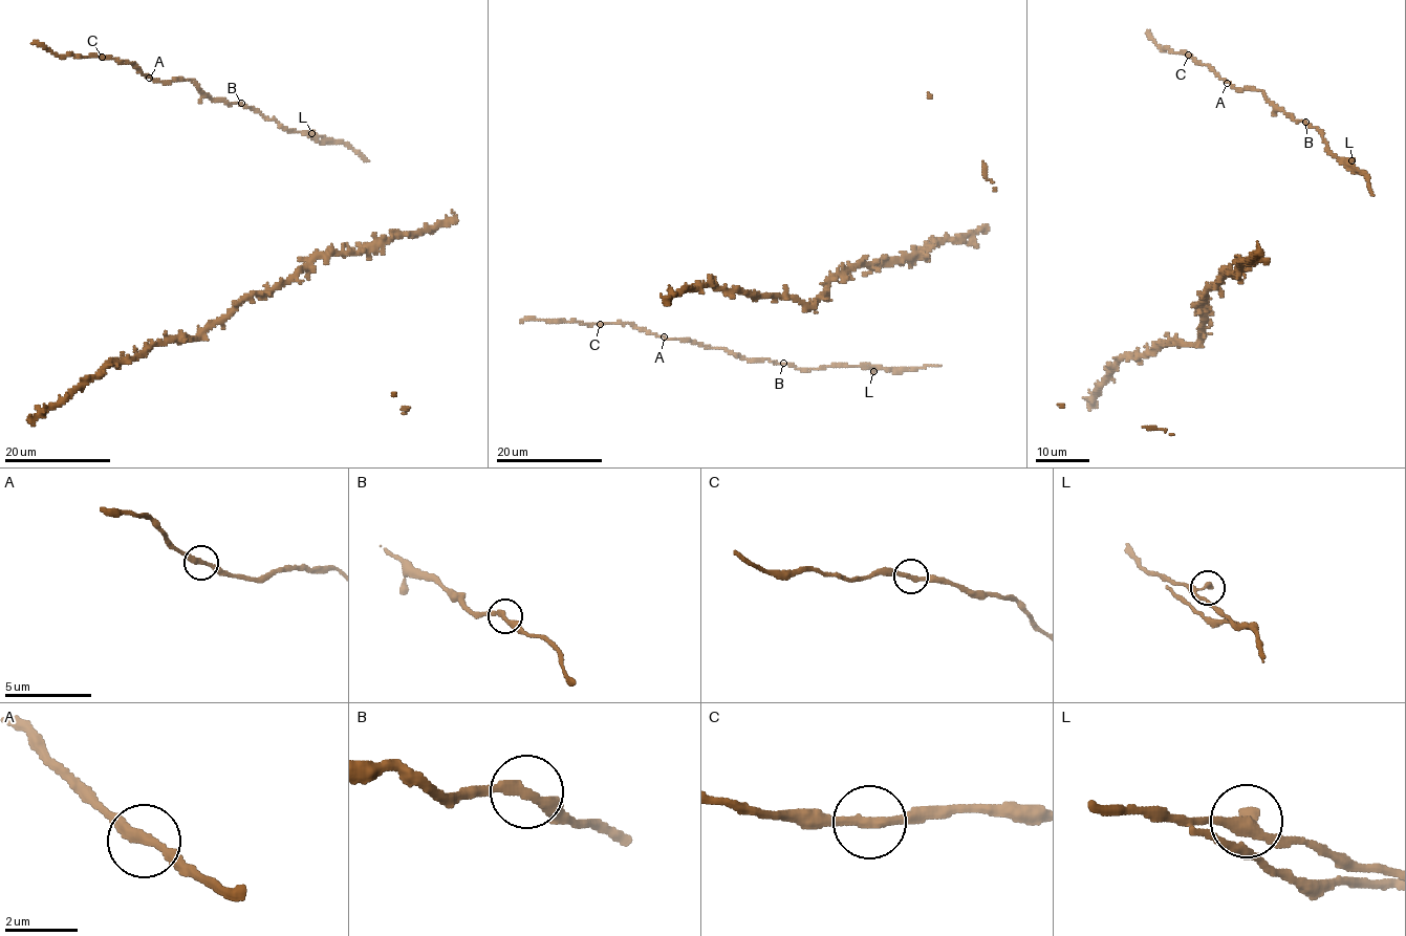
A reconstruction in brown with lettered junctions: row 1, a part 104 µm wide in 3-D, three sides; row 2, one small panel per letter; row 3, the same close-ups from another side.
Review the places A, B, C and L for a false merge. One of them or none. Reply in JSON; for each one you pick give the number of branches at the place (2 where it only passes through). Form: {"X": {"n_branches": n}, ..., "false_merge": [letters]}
{"false_merge": []}

